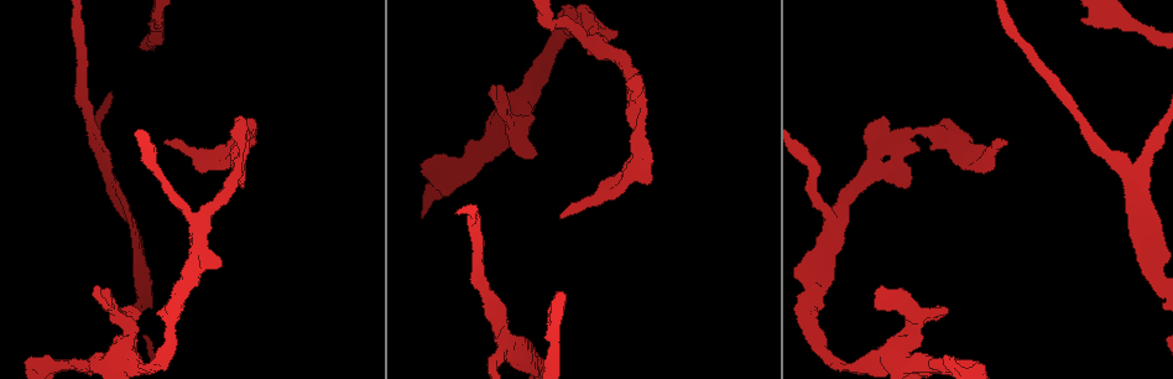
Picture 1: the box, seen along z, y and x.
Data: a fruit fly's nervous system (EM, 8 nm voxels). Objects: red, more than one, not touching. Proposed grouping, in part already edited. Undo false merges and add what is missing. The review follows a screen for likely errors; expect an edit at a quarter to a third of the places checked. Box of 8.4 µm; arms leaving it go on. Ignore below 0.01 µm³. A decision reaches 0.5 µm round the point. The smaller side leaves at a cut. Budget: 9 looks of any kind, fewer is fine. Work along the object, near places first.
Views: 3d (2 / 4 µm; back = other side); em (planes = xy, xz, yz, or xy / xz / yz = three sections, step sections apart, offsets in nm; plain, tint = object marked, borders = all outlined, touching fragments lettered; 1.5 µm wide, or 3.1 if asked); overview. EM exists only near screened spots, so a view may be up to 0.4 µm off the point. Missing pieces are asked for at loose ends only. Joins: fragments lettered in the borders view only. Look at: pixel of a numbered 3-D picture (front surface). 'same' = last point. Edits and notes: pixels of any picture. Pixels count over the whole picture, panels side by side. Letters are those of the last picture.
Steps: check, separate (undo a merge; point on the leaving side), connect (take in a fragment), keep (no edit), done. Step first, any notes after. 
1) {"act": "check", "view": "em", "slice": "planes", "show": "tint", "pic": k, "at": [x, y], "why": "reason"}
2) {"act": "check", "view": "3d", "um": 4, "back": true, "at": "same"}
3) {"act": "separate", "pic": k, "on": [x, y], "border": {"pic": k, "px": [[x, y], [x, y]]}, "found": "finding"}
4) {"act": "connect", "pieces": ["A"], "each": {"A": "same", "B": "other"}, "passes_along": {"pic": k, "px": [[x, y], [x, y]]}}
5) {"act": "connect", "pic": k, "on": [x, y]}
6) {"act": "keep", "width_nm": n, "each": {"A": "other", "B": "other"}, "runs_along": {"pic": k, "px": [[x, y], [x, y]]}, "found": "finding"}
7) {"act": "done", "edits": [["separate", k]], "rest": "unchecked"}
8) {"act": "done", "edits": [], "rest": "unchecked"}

{"act": "check", "view": "3d", "um": 4, "pic": 1, "at": [617, 33], "why": "thick end"}

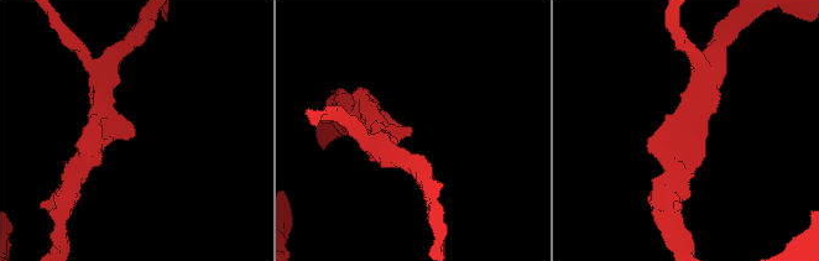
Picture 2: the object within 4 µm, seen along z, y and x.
{"act": "check", "view": "em", "slice": "planes", "show": "borders", "pic": 2, "at": [410, 127], "arm_widths_nm": [320, 360]}

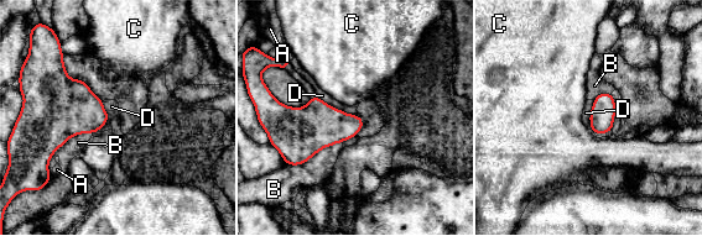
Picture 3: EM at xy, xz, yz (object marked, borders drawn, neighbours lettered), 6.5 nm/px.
{"act": "keep", "longest_contact_nm": ["B", 400], "each": {"A": "other", "B": "other", "C": "other", "D": "other"}, "border": {"pic": 3, "px": [[317, 96], [333, 106], [357, 115]]}, "found": "no lettered fragment goes on from it"}

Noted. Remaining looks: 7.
{"act": "check", "view": "3d", "um": 2, "pic": 1, "at": [242, 186], "why": "an open end"}

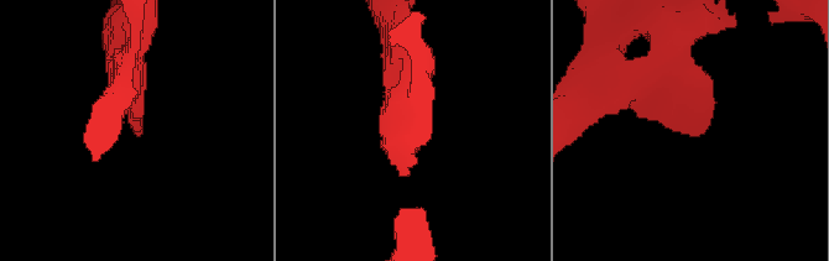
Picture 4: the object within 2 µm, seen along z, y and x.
{"act": "check", "view": "em", "slice": "planes", "show": "tint", "pic": 4, "at": [707, 129]}

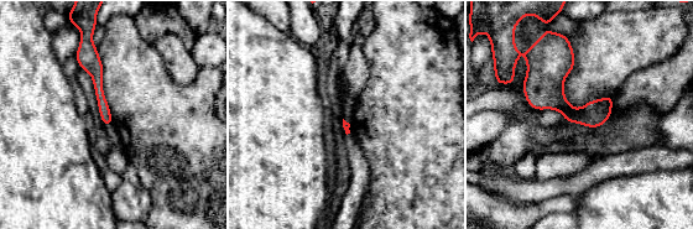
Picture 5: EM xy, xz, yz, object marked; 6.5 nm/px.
{"act": "check", "view": "em", "slice": "planes", "show": "borders", "at": "same"}

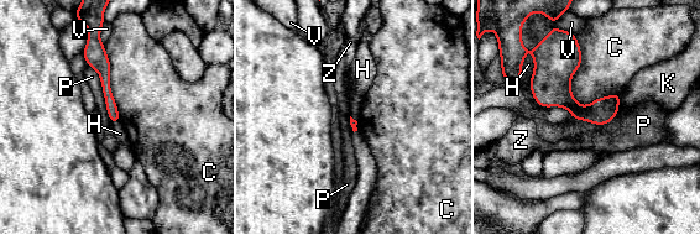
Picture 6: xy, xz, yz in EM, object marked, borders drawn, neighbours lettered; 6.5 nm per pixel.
{"act": "keep", "each": {"C": "other", "H": "other", "K": "other", "P": "other", "V": "other", "Z": "other"}, "border": {"pic": 6, "px": [[88, 66], [99, 77], [113, 125]]}, "found": "none of them fits"}

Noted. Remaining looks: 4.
{"act": "check", "view": "3d", "um": 4, "pic": 1, "at": [563, 215], "why": "free end"}

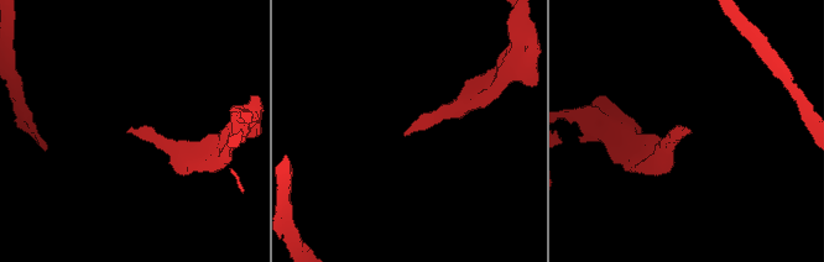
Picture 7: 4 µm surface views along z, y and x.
{"act": "check", "view": "em", "slice": "planes", "show": "borders", "pic": 7, "at": [127, 130], "why": "need the tissue"}

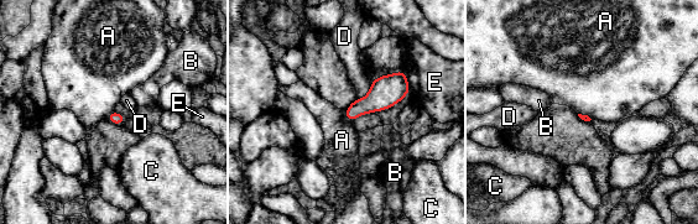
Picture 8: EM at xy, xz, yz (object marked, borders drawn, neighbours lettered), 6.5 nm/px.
{"act": "keep", "each": {"A": "other", "B": "other", "C": "other", "D": "other", "E": "other"}, "border": {"pic": 8, "px": [[344, 110], [344, 116], [350, 123]]}, "found": "none of them fits"}

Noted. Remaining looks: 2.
{"act": "done", "edits": [], "rest": "unchecked"}

